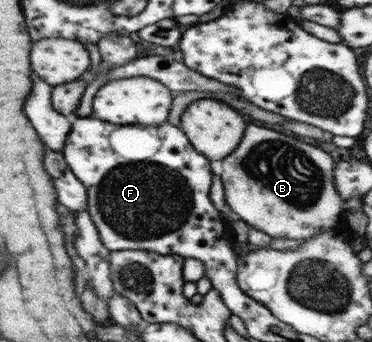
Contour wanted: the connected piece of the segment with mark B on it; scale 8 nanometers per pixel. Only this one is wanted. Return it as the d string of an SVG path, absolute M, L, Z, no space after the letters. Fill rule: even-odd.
M248 125L238 147L221 162L223 168L220 174L225 198L233 211L233 217L271 238L307 240L344 221L346 203L340 199L334 185L336 163L330 154L312 144L306 144L281 130Z

